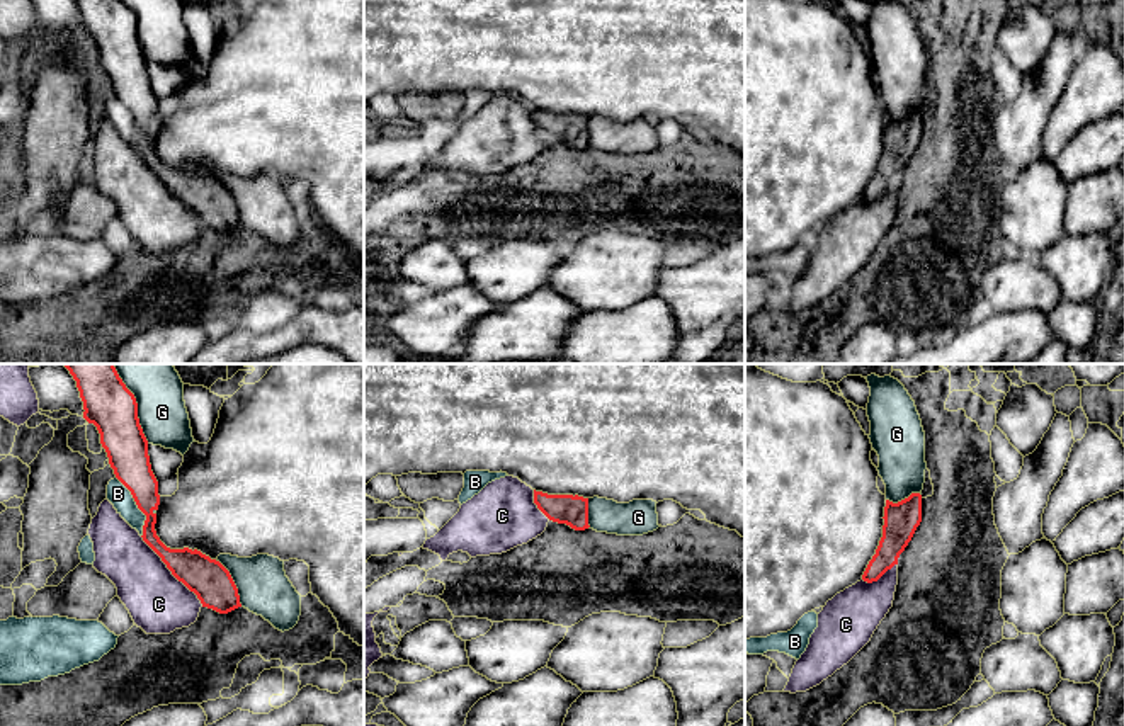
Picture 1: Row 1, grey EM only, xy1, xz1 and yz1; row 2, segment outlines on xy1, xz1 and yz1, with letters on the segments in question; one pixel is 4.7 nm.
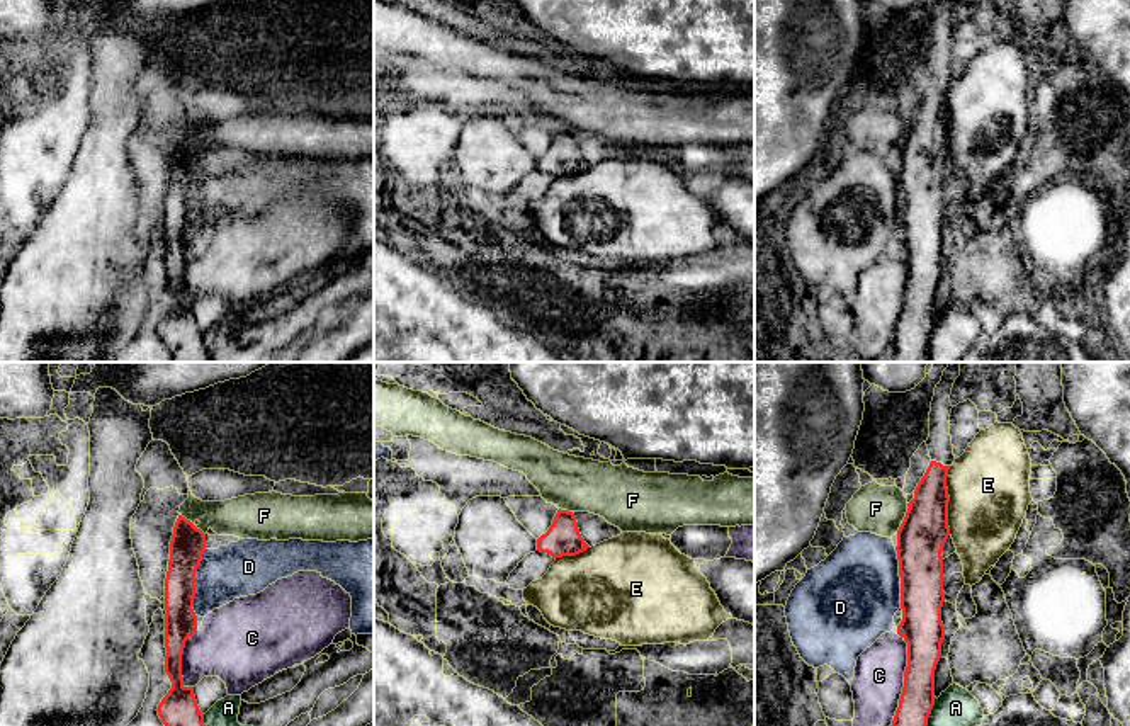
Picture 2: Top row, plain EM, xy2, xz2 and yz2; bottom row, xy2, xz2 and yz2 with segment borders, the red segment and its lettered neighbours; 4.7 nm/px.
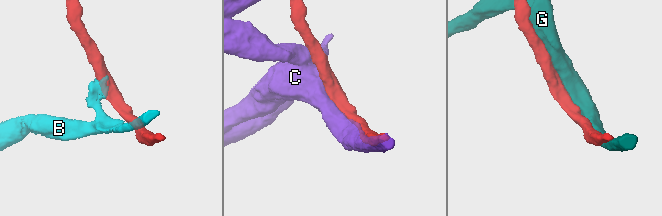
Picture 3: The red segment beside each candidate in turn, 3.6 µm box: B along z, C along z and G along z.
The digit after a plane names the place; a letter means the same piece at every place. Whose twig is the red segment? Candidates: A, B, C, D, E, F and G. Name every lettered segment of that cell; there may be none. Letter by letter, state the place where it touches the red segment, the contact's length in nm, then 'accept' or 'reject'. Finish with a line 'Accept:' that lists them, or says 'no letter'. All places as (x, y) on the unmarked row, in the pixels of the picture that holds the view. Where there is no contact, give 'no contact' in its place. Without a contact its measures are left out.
A: yz2 (926, 339) | 220 nm | reject
B: xy1 (138, 126) | 320 nm | reject
C: yz2 (904, 298) | 440 nm | reject
D: xy2 (194, 203) | 320 nm | reject
E: yz2 (949, 119) | 320 nm | reject
F: xy2 (191, 141) | 160 nm | reject
G: xy1 (136, 31) | 320 nm | reject
Accept: no letter

